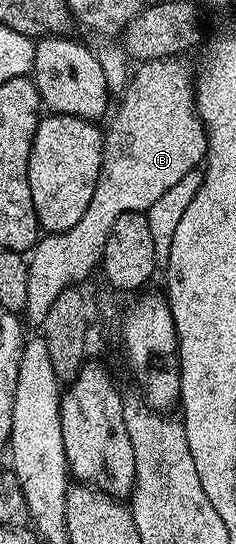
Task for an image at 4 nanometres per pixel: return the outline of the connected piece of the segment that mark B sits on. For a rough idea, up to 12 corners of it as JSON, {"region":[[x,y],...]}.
{"region":[[180,57],[140,63],[86,213],[30,252],[26,316],[101,266],[114,221],[197,170],[208,130]]}

